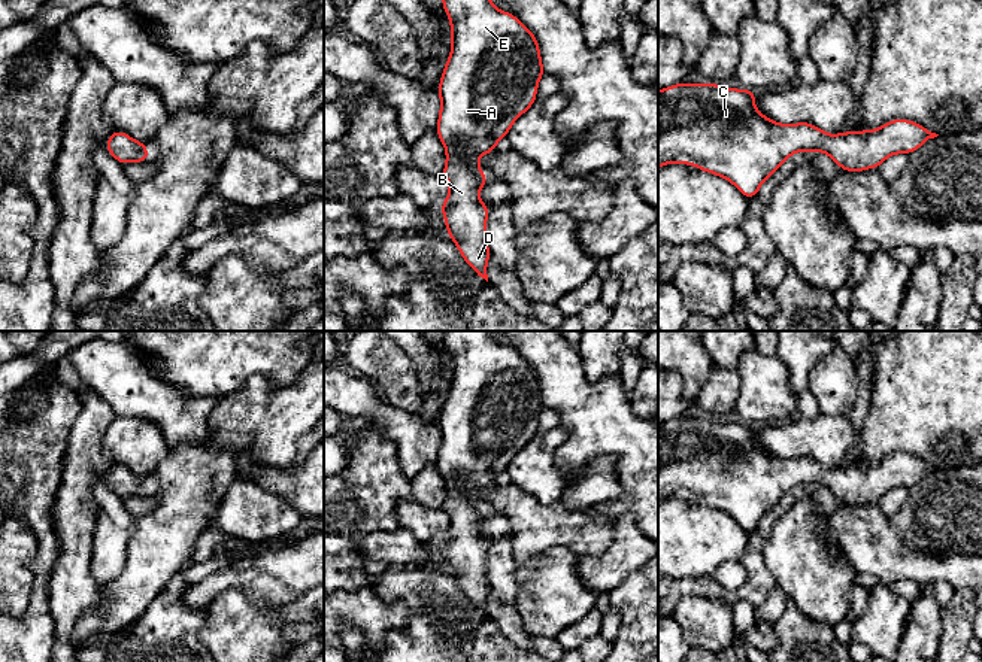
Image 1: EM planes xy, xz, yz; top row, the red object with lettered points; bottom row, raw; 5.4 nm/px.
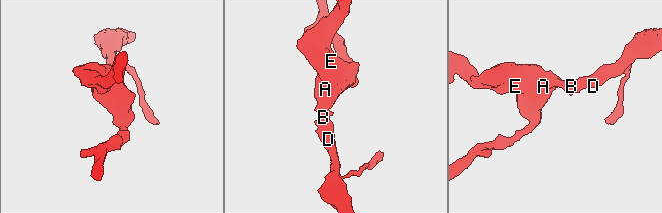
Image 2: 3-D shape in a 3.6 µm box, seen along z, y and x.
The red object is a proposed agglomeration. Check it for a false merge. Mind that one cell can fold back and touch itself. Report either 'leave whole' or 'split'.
leave whole

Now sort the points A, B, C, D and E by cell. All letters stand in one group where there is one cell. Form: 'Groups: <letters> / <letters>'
Groups: A B C D E

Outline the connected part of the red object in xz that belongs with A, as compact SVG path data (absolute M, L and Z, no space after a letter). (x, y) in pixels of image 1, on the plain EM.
M442 331L442 340L451 355L452 380L437 422L440 447L436 468L445 479L446 498L442 510L449 517L440 546L449 574L473 605L488 616L490 540L479 534L479 523L491 513L481 505L478 491L495 485L497 476L533 440L545 406L536 370L515 349L494 341L490 331Z

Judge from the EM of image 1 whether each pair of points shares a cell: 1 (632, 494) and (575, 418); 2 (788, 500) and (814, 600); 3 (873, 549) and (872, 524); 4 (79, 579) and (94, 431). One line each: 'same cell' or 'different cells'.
1: same cell
2: different cells
3: same cell
4: same cell

